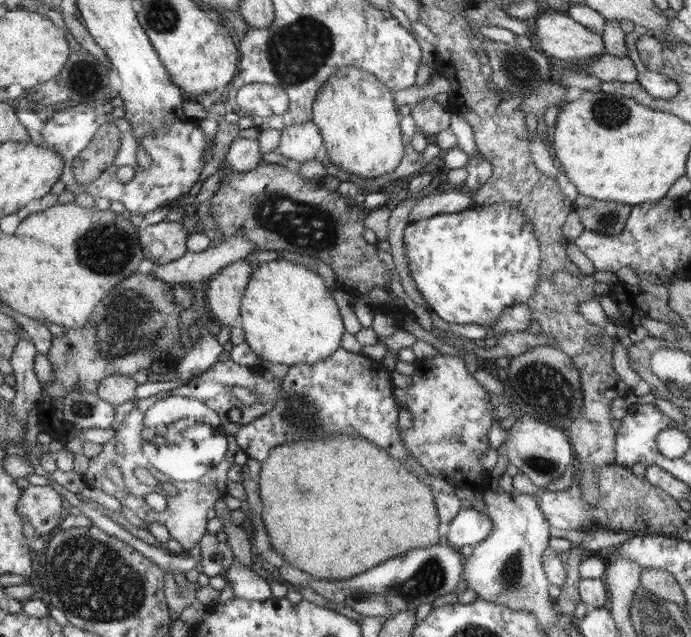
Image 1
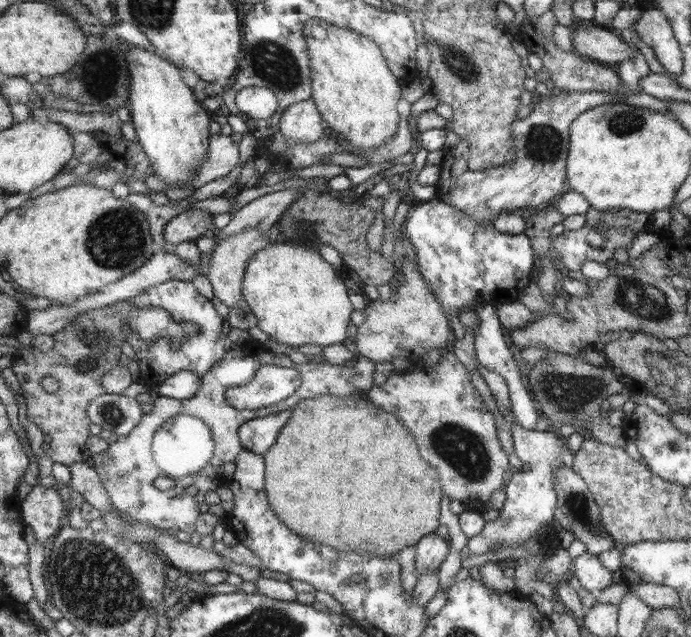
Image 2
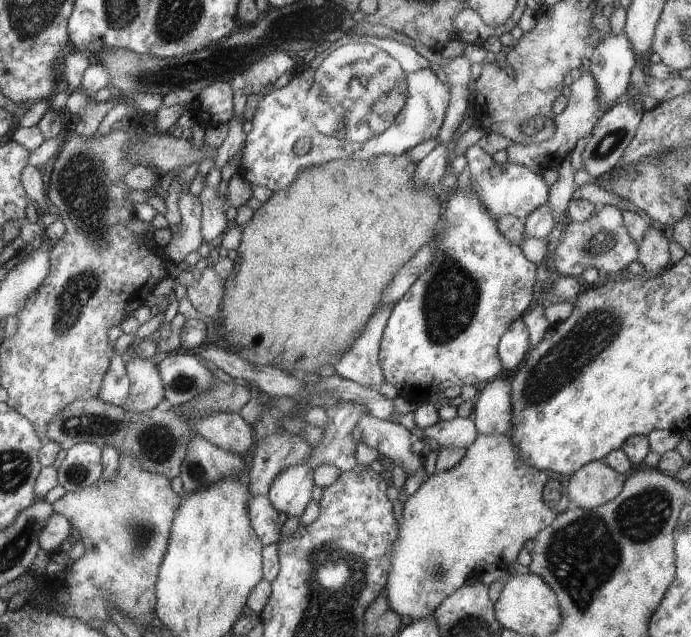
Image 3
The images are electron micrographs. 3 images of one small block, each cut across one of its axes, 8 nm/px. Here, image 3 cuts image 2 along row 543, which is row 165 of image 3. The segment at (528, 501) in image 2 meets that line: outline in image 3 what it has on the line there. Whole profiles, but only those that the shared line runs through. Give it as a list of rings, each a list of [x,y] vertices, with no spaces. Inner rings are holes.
[[[478,143],[470,146],[464,153],[470,170],[471,188],[481,197],[491,213],[500,220],[503,216],[516,216],[520,220],[525,218],[536,208],[548,202],[550,188],[540,174],[524,165],[517,165],[506,161],[496,164],[492,157],[484,151]]]

